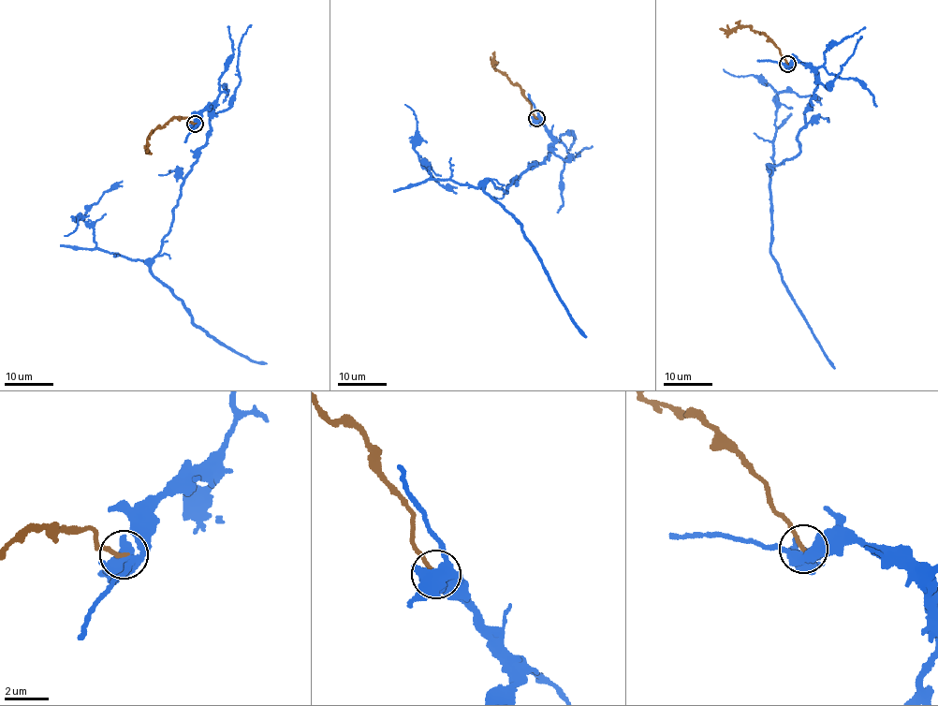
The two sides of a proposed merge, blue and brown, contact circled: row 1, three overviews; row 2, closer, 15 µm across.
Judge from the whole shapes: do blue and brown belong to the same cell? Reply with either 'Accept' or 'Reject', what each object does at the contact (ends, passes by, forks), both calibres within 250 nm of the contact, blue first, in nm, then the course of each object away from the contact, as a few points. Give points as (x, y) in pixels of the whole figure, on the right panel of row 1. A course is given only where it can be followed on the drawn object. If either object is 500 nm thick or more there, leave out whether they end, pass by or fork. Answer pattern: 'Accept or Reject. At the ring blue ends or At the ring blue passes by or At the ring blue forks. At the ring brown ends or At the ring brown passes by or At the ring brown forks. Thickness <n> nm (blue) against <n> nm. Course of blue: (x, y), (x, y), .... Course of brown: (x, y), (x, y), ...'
Reject. Thickness 500 nm (blue) against 200 nm. Course of blue: (787, 65), (811, 66), (816, 90), (797, 138), (799, 154), (768, 164), (770, 253), (834, 368). Course of brown: (787, 64), (764, 33), (747, 26), (719, 28)

